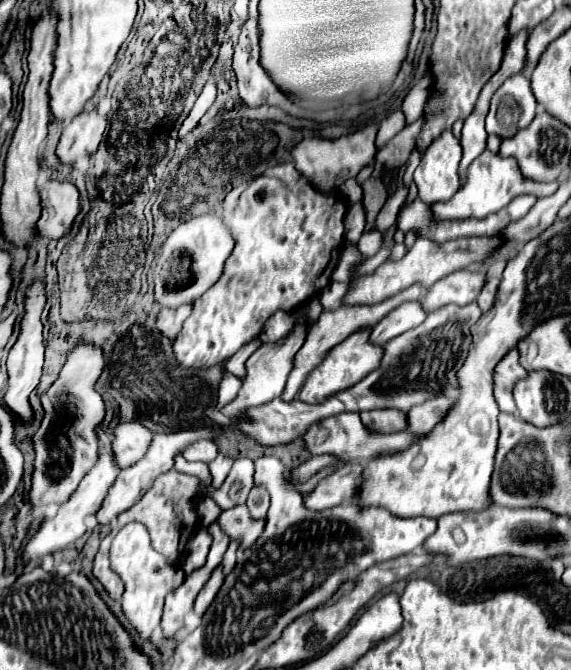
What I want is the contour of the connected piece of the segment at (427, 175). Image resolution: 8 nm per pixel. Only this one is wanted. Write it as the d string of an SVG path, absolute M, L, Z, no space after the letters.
M447 129L441 137L433 139L415 169L415 183L421 201L427 205L433 201L449 201L459 191L459 161L459 139L455 139L451 129Z

